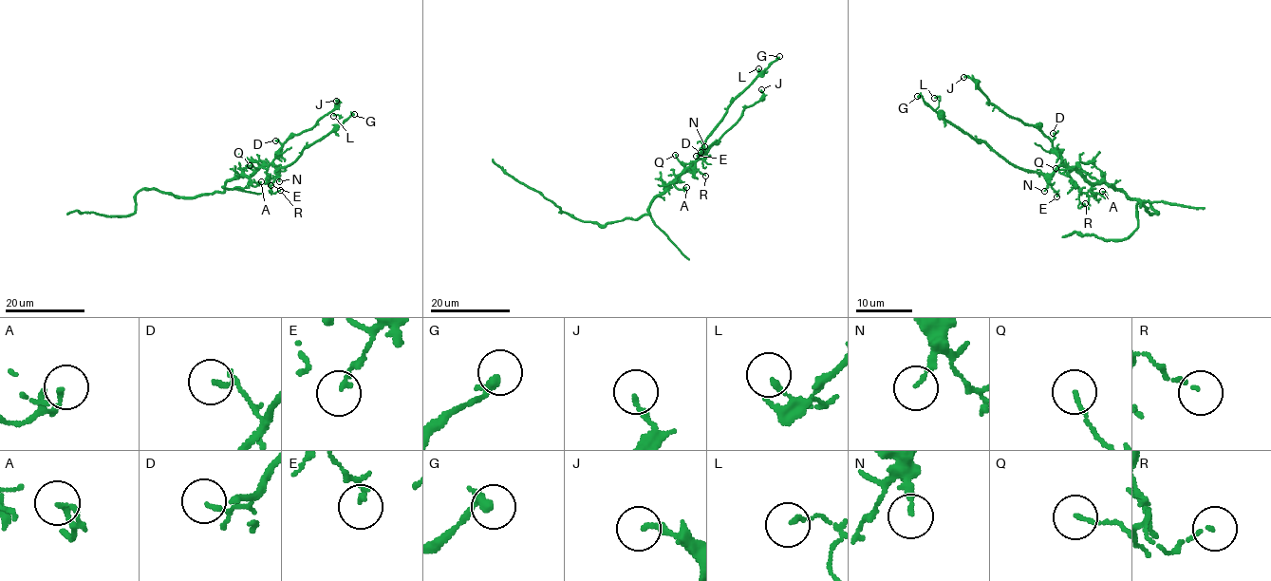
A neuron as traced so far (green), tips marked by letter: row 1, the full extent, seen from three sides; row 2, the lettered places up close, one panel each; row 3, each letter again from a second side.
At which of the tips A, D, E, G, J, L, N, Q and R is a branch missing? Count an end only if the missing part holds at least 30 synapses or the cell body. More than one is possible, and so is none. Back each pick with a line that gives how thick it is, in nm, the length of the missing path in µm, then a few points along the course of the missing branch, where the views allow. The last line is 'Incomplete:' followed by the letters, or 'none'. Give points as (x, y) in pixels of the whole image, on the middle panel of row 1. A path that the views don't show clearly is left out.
Incomplete: none

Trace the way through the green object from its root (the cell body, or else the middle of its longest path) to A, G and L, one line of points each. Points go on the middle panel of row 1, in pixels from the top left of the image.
A: (649, 204), (674, 180), (677, 188), (685, 190), (686, 187)
G: (649, 204), (703, 151), (704, 140), (731, 103), (779, 56)
L: (649, 204), (703, 151), (704, 140), (726, 108), (765, 70), (763, 72), (758, 68)

